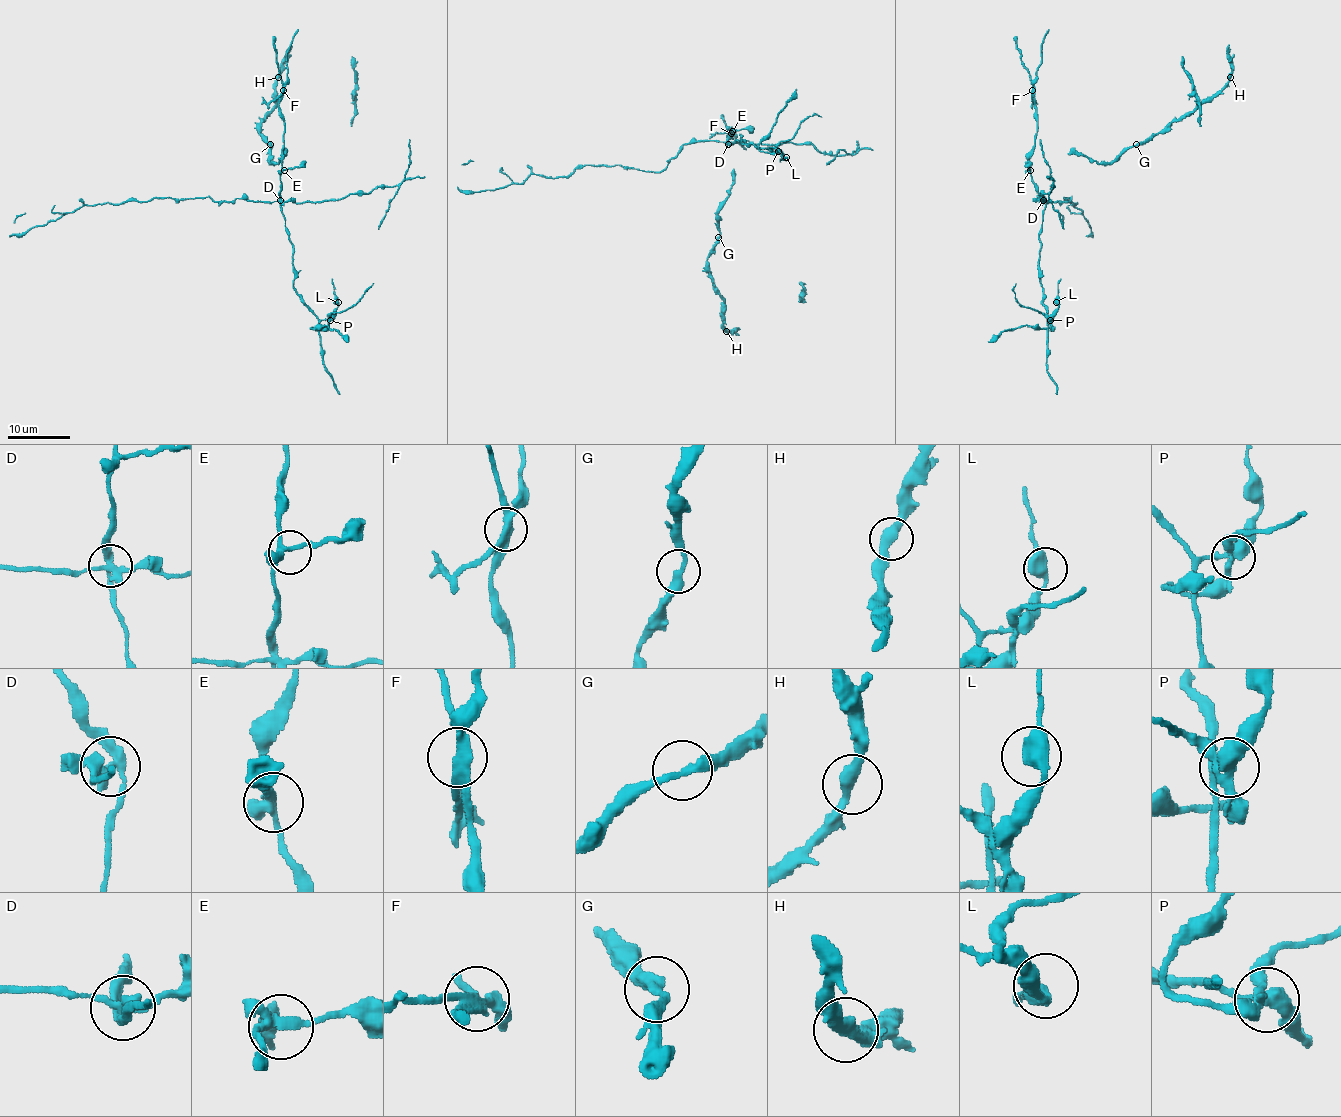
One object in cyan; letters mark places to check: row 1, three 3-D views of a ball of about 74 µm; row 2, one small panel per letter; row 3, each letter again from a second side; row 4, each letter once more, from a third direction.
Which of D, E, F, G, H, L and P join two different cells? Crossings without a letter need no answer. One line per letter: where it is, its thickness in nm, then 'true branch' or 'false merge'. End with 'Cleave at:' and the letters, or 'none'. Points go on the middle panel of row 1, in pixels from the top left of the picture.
D: (728, 144) | 320 nm | false merge
E: (732, 131) | 240 nm | true branch
F: (731, 133) | 400 nm | false merge
G: (718, 237) | 320 nm | true branch
H: (726, 331) | 400 nm | true branch
L: (786, 157) | 480 nm | true branch
P: (778, 151) | 400 nm | false merge
Cleave at: D, F, P

